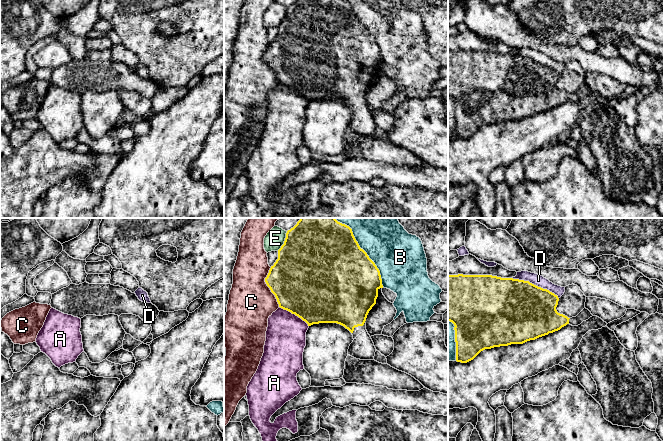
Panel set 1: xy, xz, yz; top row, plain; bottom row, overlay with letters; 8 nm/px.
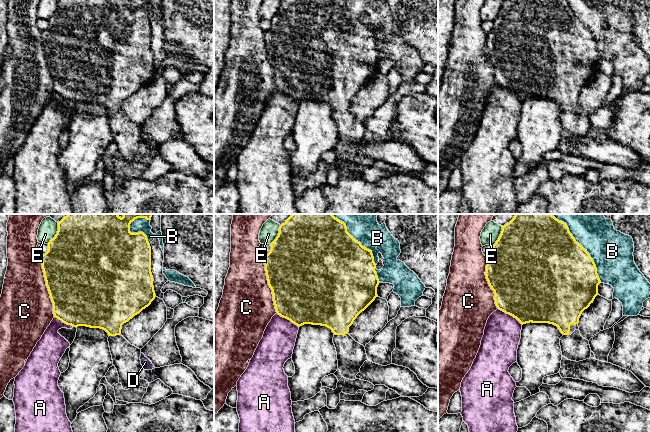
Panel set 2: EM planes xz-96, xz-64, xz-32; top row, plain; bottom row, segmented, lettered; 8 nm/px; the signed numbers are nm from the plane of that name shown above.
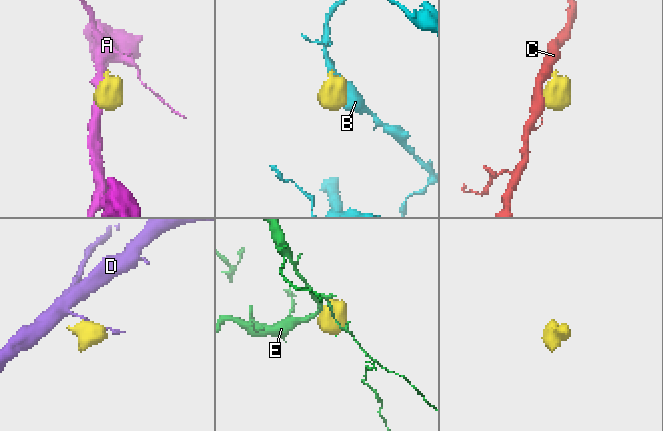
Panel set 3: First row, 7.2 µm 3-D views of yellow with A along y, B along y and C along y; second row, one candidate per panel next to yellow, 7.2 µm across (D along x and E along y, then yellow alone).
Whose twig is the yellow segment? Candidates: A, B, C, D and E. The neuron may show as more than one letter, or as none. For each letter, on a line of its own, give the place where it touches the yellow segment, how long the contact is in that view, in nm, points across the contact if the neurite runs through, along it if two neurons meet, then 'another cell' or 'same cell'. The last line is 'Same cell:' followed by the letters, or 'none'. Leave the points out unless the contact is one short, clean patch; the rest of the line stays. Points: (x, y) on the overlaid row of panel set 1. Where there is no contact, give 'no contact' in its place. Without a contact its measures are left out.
A: meets yellow in xz at (294, 313); contact 280 nm long; another cell
B: meets yellow in xz at (362, 249); contact 700 nm long; another cell
C: meets yellow in xz at (268, 286); contact 320 nm long; another cell
D: meets yellow in yz at (535, 285); contact 420 nm long; another cell
E: meets yellow in xz at (284, 241); contact 180 nm long; another cell
Same cell: none

